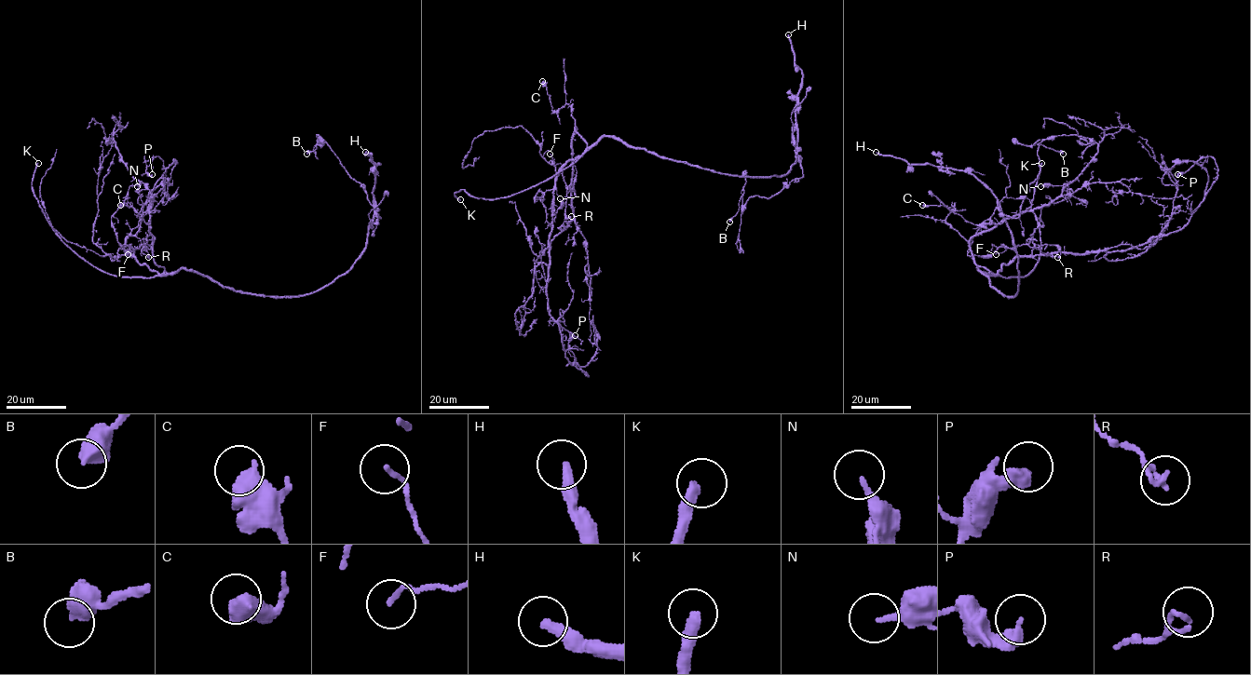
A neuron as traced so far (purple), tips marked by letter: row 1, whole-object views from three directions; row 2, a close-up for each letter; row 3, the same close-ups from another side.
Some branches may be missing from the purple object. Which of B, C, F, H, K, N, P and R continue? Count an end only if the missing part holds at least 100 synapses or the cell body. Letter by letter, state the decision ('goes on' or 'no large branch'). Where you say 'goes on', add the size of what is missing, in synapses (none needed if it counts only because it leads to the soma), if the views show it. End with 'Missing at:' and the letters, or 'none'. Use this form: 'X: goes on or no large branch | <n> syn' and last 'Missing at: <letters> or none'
B: no large branch
C: no large branch
F: no large branch
H: goes on | 250 syn
K: no large branch
N: no large branch
P: no large branch
R: no large branch
Missing at: H

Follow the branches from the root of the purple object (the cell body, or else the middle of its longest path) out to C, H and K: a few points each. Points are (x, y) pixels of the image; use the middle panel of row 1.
C: (626, 142), (602, 137), (588, 147), (576, 131), (572, 108), (566, 104), (553, 112), (542, 81)
H: (626, 142), (721, 173), (785, 175), (796, 161), (796, 105), (802, 78), (788, 34)
K: (626, 142), (602, 137), (576, 161), (526, 189), (495, 198), (475, 198), (461, 190), (455, 195), (460, 199)

